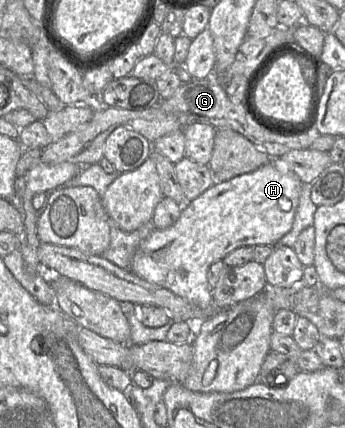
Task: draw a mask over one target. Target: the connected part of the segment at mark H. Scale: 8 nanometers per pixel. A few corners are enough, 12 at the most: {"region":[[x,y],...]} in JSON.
{"region":[[285,161],[213,184],[130,271],[200,308],[207,271],[275,246],[302,181]]}

